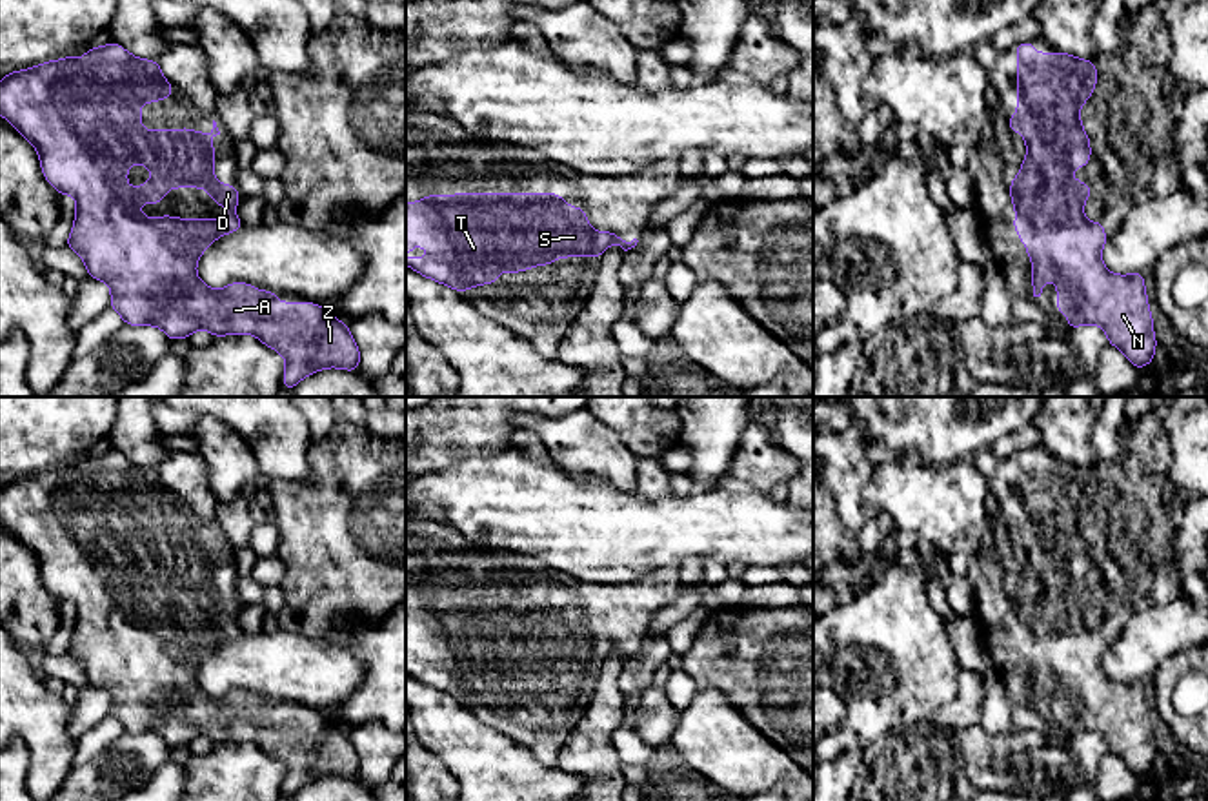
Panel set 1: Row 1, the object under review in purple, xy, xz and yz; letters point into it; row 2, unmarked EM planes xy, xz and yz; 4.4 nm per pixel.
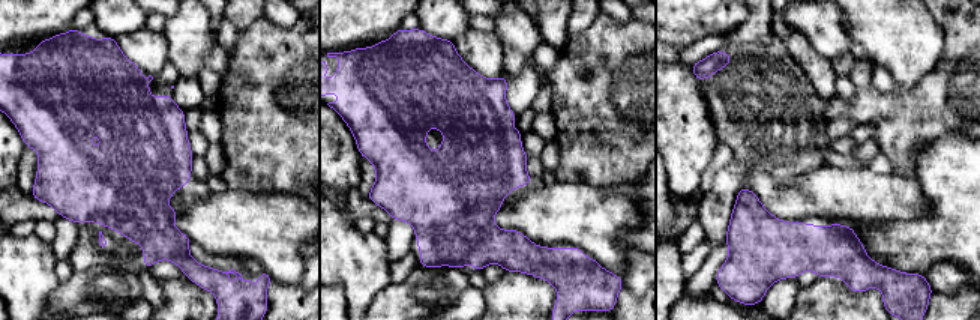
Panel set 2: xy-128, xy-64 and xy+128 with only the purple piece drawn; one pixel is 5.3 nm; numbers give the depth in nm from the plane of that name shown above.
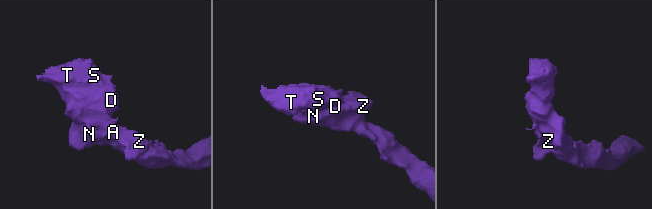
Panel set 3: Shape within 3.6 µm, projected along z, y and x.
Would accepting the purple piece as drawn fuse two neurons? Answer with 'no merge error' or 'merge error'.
no merge error

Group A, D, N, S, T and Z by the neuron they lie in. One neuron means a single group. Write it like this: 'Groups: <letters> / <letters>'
Groups: A D N S T Z

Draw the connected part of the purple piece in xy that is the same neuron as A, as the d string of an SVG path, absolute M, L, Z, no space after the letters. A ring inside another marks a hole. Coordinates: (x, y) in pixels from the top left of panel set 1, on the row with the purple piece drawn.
M116 42L104 47L87 47L84 58L65 56L4 75L0 82L0 115L36 147L44 178L58 195L67 193L76 200L75 224L65 248L84 259L91 279L104 280L109 286L109 308L127 326L158 326L169 340L189 339L196 330L207 330L213 337L251 333L286 359L282 379L286 390L293 390L304 377L318 370L358 371L360 351L347 324L329 315L322 306L315 302L278 302L277 293L258 291L246 282L231 282L222 289L213 289L196 277L198 257L220 235L235 233L246 224L235 215L242 195L235 189L235 184L222 186L213 175L215 147L211 138L220 135L215 120L207 135L189 127L142 129L140 106L164 100L175 91L160 73L158 60L136 58ZM129 164L146 164L153 178L131 189L127 186ZM171 188L204 188L213 202L222 204L227 218L224 222L215 218L175 218L171 215L147 218L138 211L140 202L160 204Z

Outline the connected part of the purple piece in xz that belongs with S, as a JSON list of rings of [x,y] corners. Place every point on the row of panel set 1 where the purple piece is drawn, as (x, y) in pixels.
[[[559,193],[426,195],[422,202],[406,202],[406,251],[420,244],[431,253],[428,259],[406,259],[406,266],[458,293],[495,284],[504,271],[518,273],[562,257],[600,257],[613,242],[628,251],[639,240],[595,231],[584,208],[569,208]]]

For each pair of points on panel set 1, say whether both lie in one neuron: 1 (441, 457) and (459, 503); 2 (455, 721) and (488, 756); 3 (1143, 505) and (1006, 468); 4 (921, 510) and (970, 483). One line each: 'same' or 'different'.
1: different
2: same
3: same
4: same

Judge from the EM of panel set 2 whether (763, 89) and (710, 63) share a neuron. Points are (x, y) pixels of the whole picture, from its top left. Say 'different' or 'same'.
same

